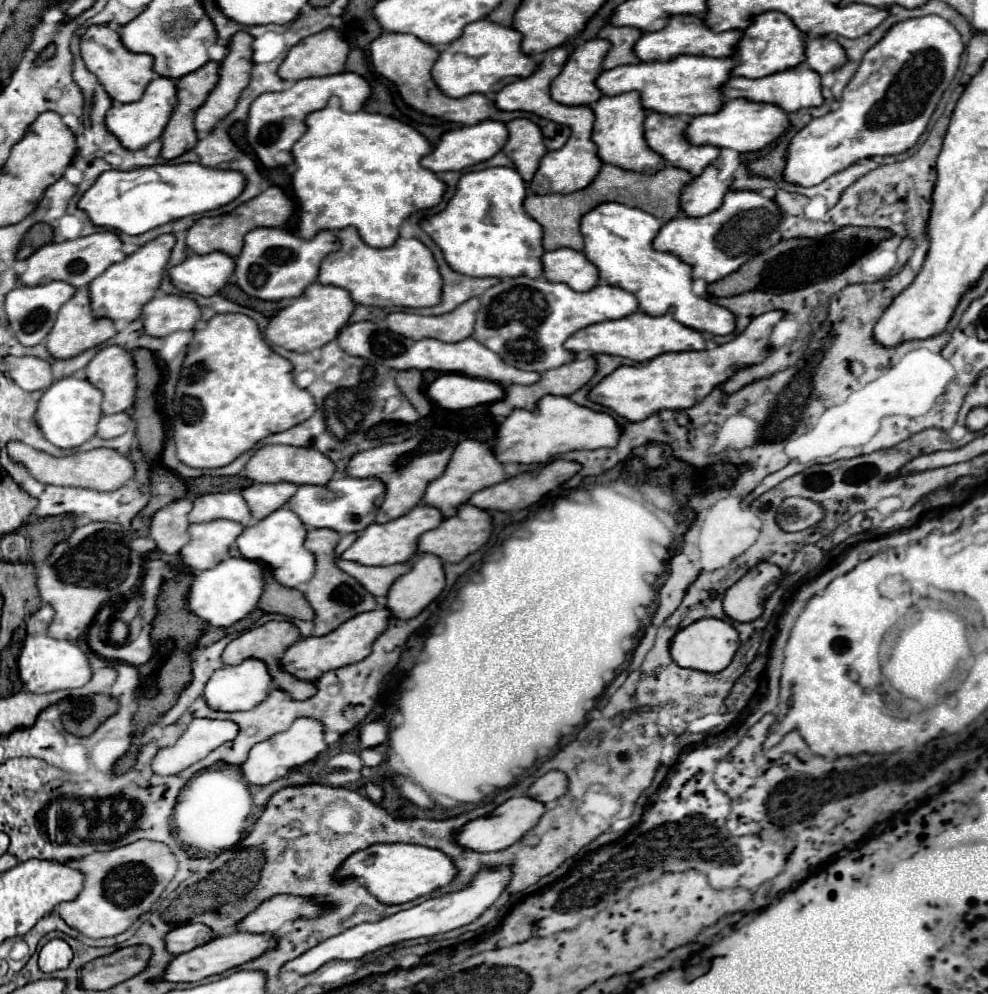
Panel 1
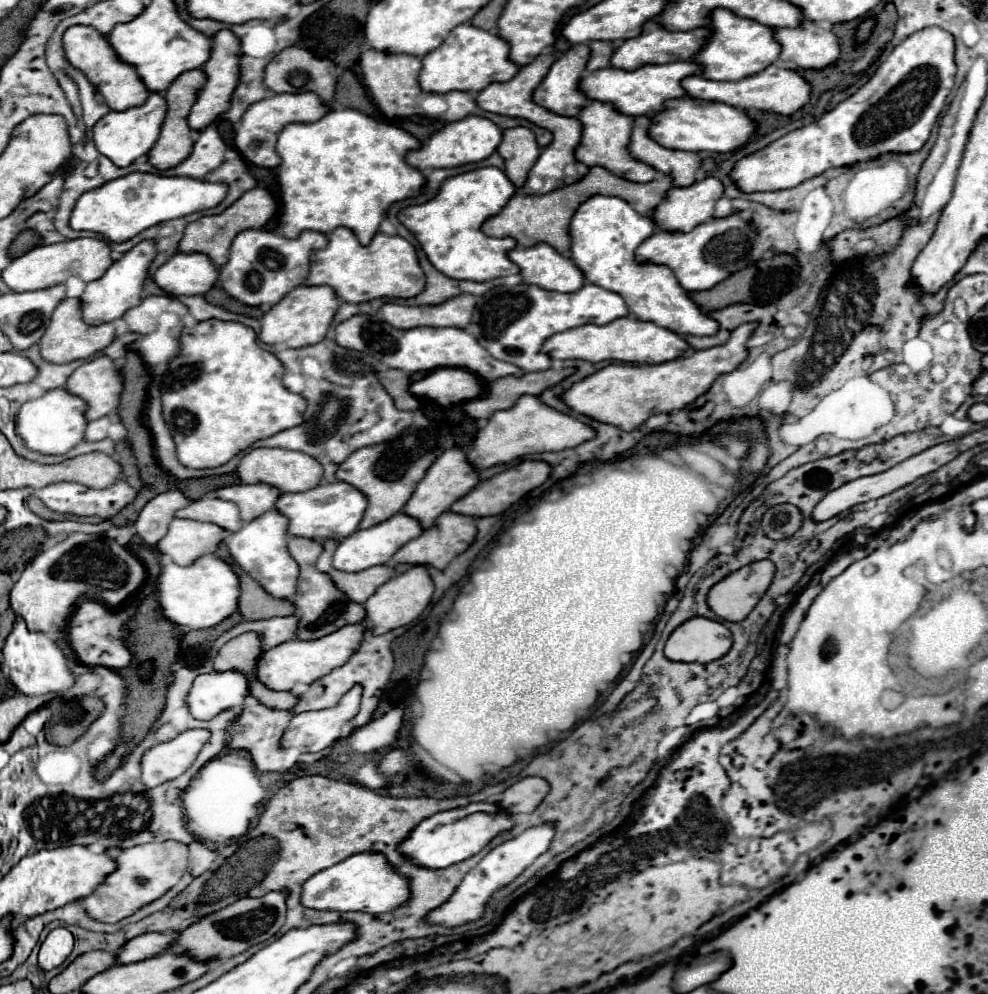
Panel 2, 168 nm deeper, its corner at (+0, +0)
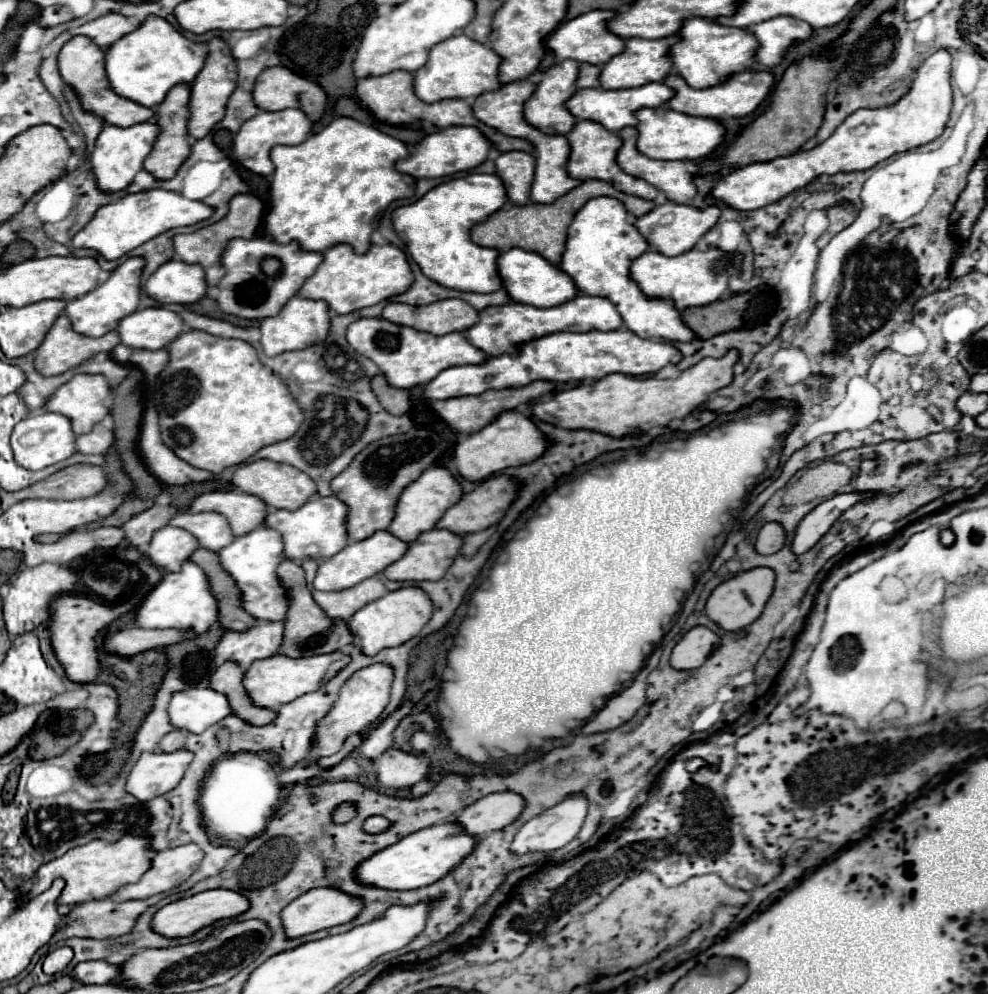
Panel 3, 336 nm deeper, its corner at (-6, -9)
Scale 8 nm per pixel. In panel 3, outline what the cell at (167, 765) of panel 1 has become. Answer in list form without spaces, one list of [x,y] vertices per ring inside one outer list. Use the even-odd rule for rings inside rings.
[[[178,749],[172,753],[142,753],[128,775],[126,791],[138,801],[150,801],[172,791],[184,777],[194,753]]]

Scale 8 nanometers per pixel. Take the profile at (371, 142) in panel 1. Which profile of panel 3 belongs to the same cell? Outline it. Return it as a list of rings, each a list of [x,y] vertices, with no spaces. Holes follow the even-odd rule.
[[[336,117],[322,131],[310,135],[300,145],[276,145],[270,159],[276,167],[270,185],[270,211],[266,215],[266,229],[278,243],[298,241],[304,251],[324,253],[338,243],[350,243],[356,253],[364,255],[370,249],[370,235],[376,229],[378,215],[398,199],[410,199],[416,189],[416,181],[410,175],[396,171],[396,161],[408,157],[408,147],[370,125],[364,125],[352,117]]]

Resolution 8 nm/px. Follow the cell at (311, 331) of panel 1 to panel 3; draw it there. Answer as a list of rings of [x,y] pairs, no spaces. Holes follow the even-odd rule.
[[[292,297],[278,315],[268,317],[262,321],[260,331],[262,331],[262,347],[264,353],[268,357],[286,353],[286,351],[298,351],[310,345],[318,345],[326,339],[330,329],[330,307],[326,307],[326,303],[322,301],[314,301],[314,299],[302,299],[302,297]]]

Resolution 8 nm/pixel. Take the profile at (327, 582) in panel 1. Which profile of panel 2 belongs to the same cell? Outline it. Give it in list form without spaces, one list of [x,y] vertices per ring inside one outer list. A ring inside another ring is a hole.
[[[290,538],[288,540],[288,552],[300,566],[298,586],[296,586],[296,594],[292,598],[294,610],[298,616],[298,630],[296,630],[298,640],[318,640],[326,634],[336,632],[342,626],[358,624],[366,618],[366,610],[362,604],[348,602],[348,598],[344,598],[344,594],[340,594],[340,590],[336,590],[336,586],[332,586],[332,580],[328,578],[328,574],[320,574],[316,570],[314,564],[316,564],[316,558],[320,556],[320,546],[322,546],[320,542],[308,542],[308,538]]]

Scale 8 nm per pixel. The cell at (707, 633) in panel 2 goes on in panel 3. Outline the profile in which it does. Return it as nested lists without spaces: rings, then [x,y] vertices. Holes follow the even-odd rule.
[[[692,627],[680,643],[674,647],[670,665],[674,669],[696,669],[700,667],[720,645],[720,637],[708,627]]]

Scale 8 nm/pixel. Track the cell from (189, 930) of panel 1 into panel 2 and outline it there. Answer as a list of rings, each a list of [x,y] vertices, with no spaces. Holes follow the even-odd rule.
[[[150,932],[150,934],[136,936],[136,938],[128,940],[116,952],[116,964],[132,964],[132,962],[140,962],[144,958],[152,958],[152,954],[162,954],[164,946],[168,946],[168,942],[172,942],[172,938],[176,938],[176,934]]]

